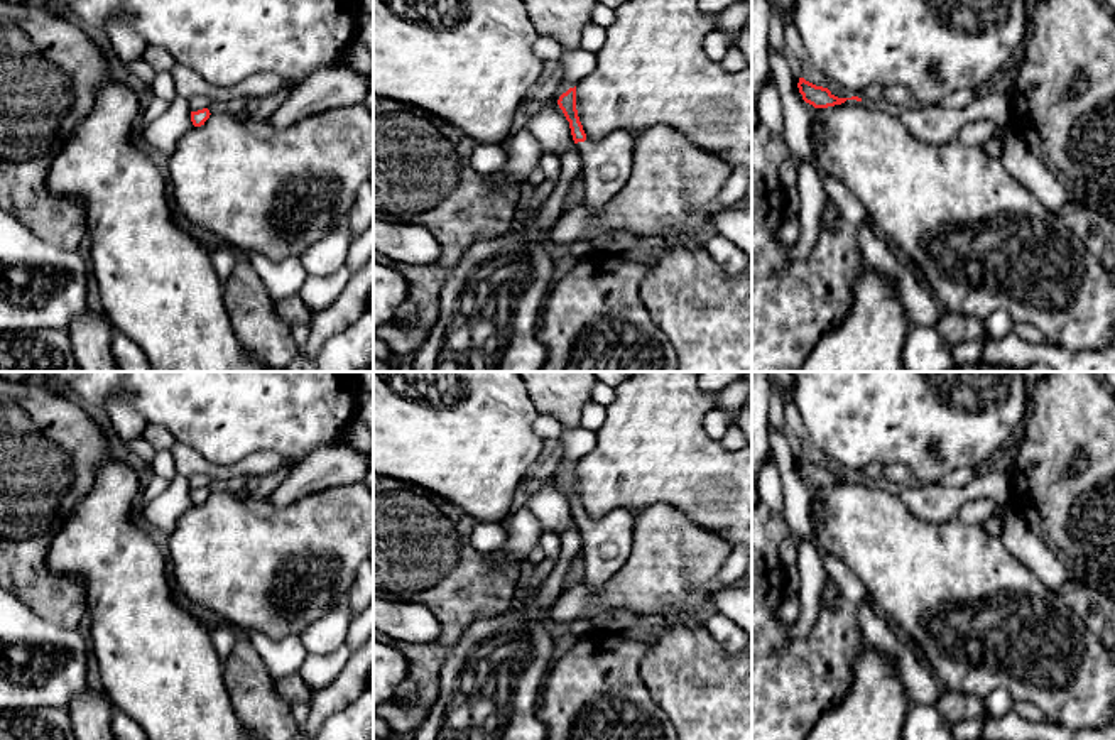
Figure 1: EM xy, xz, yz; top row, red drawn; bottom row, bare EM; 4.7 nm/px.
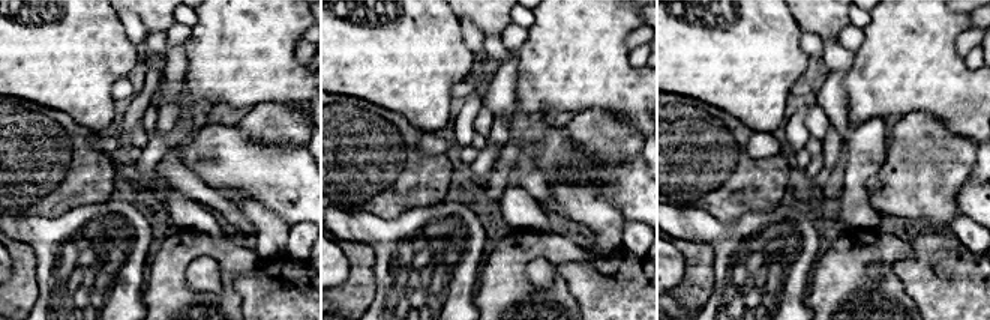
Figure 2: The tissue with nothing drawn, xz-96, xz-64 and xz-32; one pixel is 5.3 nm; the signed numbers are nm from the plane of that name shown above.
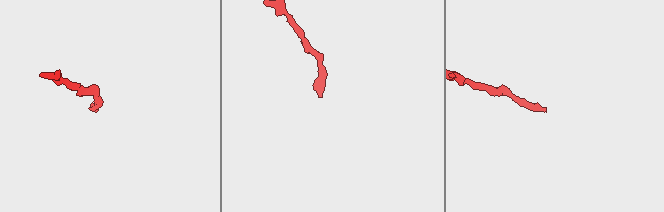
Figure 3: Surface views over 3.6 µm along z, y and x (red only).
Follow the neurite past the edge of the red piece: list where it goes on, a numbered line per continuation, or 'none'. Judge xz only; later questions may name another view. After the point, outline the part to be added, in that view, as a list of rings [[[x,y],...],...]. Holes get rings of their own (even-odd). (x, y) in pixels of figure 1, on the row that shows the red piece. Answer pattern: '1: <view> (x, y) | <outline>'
1: xz (607, 164) | [[[617,130],[600,142],[585,140],[576,147],[581,155],[585,199],[591,209],[601,209],[628,181],[634,167],[635,140]]]

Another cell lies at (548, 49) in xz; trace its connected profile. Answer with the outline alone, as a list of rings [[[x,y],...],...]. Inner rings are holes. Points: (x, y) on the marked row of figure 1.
[[[539,35],[534,44],[534,52],[547,64],[552,66],[561,61],[564,47],[552,37]]]

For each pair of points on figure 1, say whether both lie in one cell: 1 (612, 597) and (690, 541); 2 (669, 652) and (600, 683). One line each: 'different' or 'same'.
1: same
2: different

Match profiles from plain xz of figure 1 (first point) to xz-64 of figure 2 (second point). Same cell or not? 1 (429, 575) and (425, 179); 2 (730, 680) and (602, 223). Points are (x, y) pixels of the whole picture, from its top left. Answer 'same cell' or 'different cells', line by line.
1: same cell
2: different cells

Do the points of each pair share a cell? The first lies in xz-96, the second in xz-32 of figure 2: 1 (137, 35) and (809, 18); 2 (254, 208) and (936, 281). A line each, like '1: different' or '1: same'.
1: different
2: different

